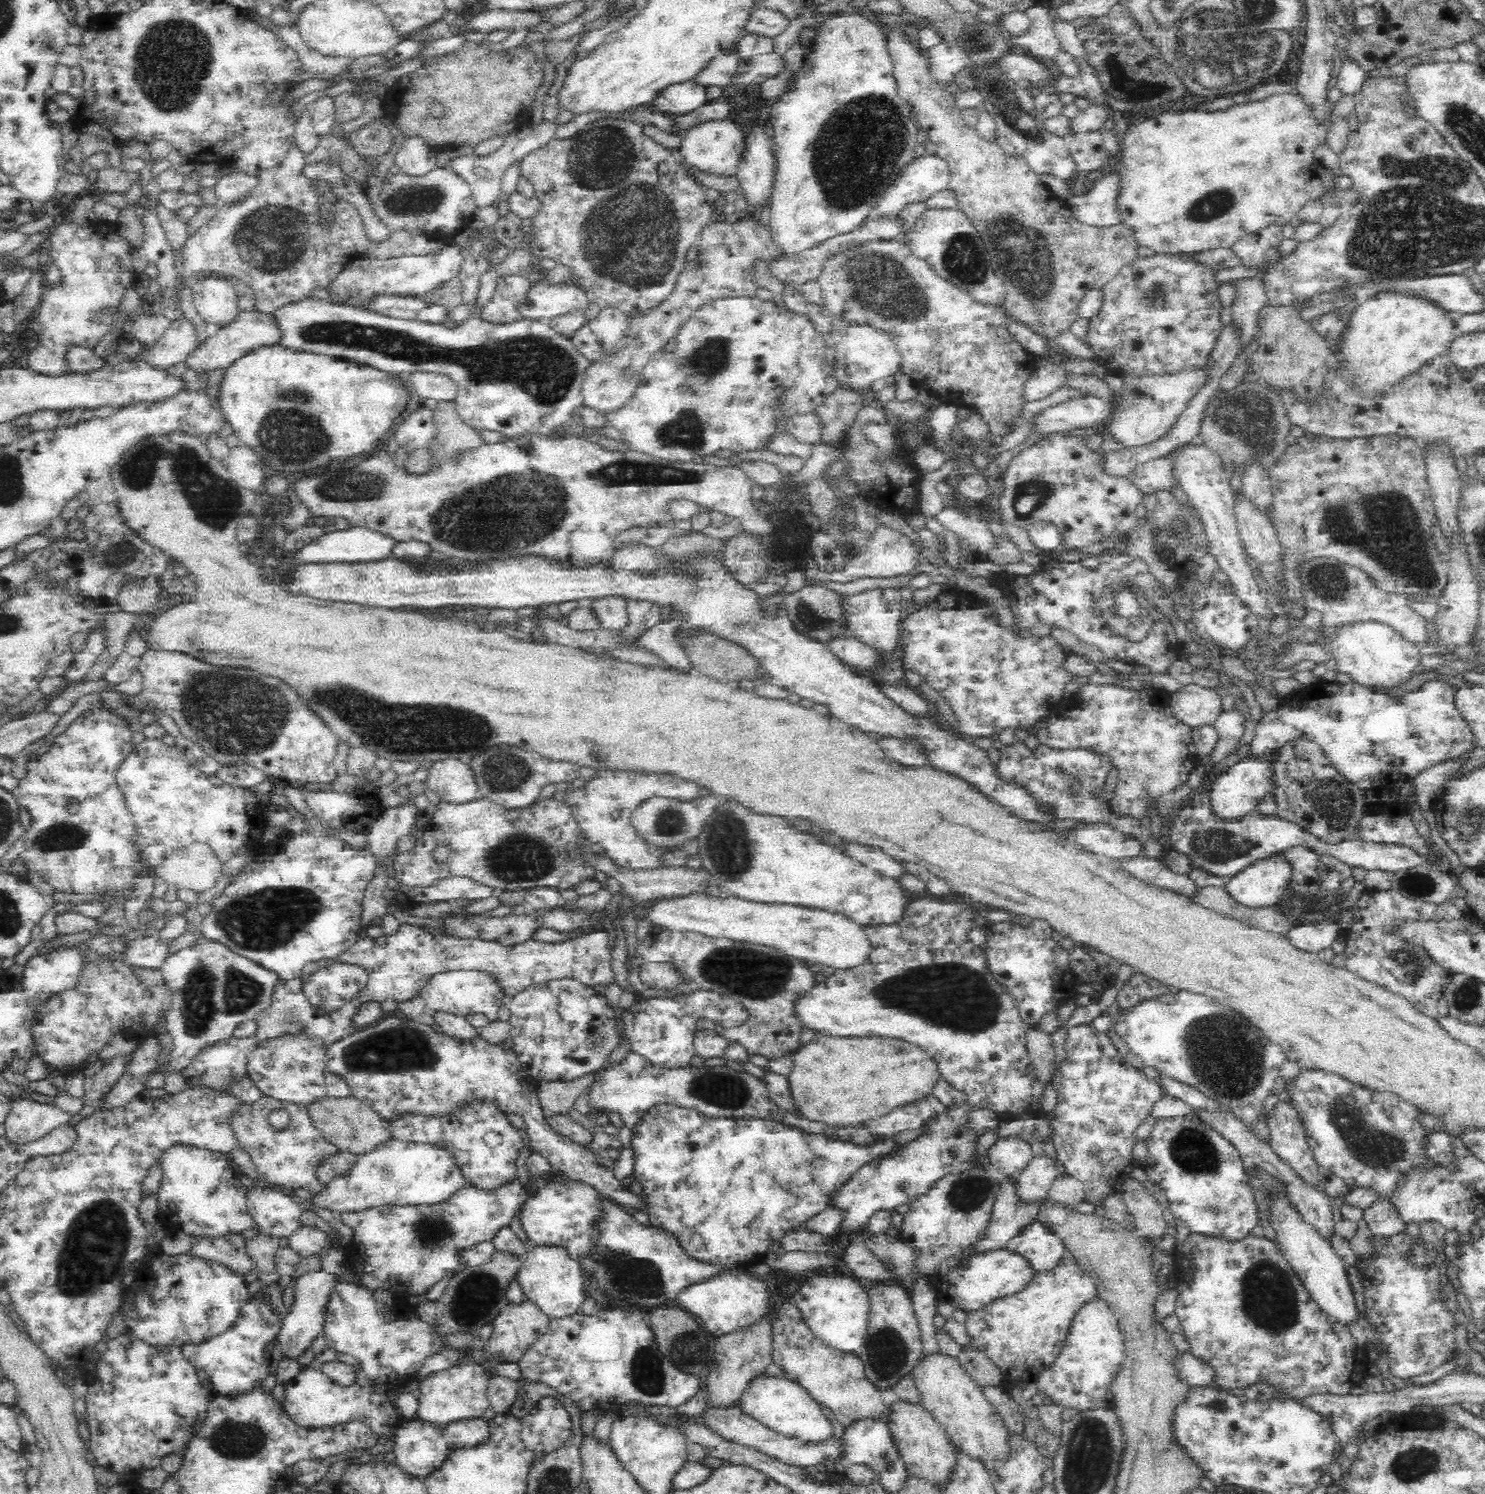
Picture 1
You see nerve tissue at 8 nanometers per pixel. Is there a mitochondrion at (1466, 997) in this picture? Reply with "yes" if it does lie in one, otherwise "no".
yes

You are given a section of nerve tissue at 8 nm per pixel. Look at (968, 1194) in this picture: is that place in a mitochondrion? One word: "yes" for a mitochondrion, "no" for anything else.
yes

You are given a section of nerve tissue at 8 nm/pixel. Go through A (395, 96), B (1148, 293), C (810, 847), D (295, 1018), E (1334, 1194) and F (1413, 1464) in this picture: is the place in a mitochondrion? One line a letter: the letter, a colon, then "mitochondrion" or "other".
A: other
B: mitochondrion
C: other
D: mitochondrion
E: other
F: mitochondrion

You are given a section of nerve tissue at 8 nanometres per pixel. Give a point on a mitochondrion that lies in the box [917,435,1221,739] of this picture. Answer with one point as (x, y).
(1042, 490)

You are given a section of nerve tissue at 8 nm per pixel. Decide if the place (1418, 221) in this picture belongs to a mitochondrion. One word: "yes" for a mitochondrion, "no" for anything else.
yes

